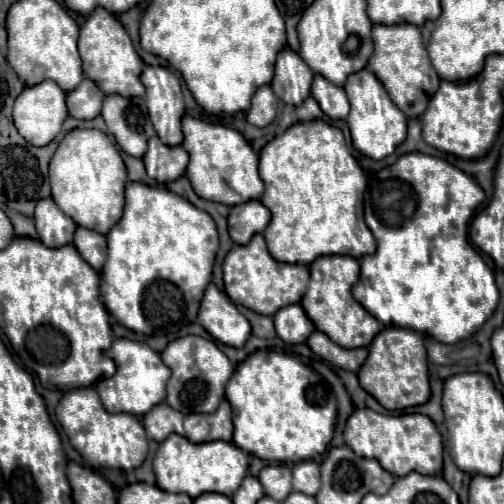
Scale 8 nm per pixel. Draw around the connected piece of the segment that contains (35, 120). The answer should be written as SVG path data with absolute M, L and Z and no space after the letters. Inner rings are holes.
M43 81L35 87L25 87L19 99L13 107L13 121L19 131L19 135L33 147L49 145L61 131L63 121L67 119L67 107L65 107L65 93L55 81Z

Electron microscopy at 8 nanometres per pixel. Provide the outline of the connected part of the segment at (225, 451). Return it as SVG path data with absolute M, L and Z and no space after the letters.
M169 435L157 449L153 459L153 471L157 477L157 487L169 493L185 493L191 499L201 493L221 493L231 497L249 469L249 455L239 451L233 443L227 441L209 441L209 443L191 443L187 437Z

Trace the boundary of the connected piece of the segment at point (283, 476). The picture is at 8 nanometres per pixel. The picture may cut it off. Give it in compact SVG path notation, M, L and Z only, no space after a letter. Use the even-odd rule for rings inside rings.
M285 463L267 465L259 473L259 481L263 483L265 495L283 501L291 493L291 467Z

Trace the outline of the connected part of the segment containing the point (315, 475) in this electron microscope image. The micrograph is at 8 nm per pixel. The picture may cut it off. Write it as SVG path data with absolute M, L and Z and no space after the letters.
M303 461L293 467L293 489L305 495L315 495L321 487L321 473L317 461Z

